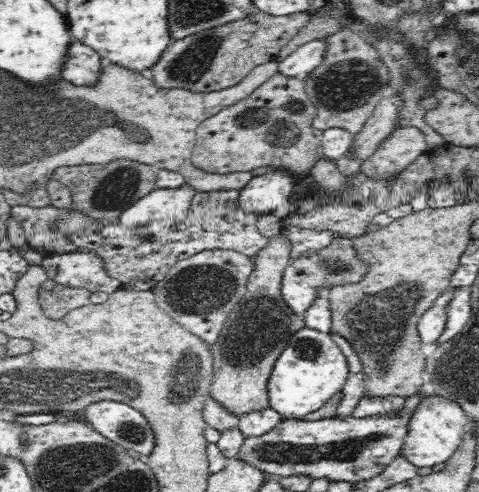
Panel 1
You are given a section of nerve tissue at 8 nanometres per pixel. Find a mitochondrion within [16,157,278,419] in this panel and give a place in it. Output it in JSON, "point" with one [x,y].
{"point":[194,289]}

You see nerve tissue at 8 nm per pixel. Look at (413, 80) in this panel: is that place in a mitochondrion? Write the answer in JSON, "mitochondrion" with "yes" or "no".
{"mitochondrion":"yes"}

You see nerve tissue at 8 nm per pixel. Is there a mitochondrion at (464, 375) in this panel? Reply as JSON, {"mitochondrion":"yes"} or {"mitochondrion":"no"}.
{"mitochondrion":"yes"}

